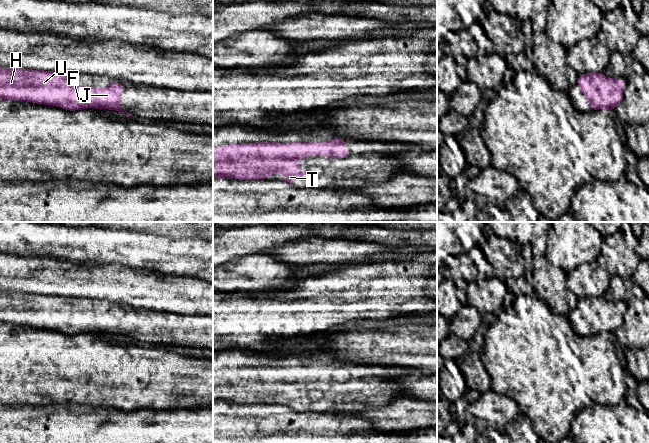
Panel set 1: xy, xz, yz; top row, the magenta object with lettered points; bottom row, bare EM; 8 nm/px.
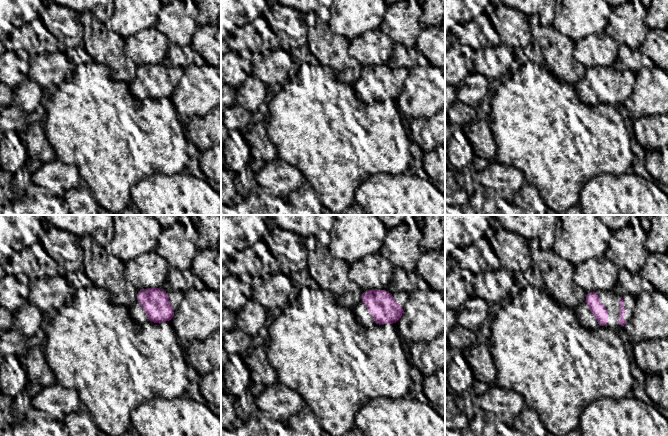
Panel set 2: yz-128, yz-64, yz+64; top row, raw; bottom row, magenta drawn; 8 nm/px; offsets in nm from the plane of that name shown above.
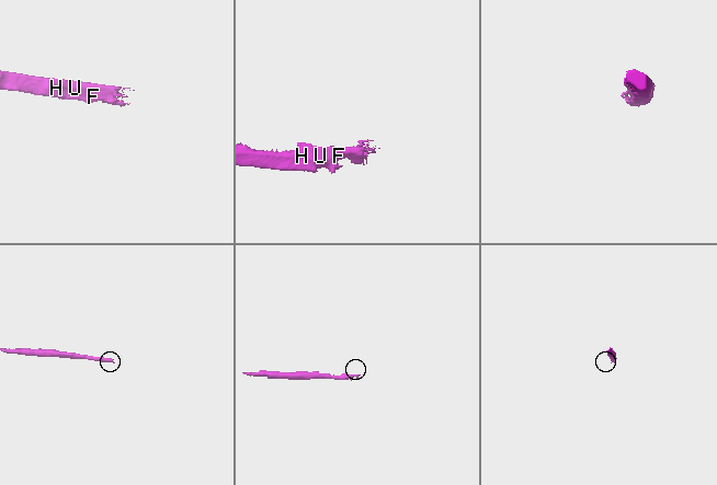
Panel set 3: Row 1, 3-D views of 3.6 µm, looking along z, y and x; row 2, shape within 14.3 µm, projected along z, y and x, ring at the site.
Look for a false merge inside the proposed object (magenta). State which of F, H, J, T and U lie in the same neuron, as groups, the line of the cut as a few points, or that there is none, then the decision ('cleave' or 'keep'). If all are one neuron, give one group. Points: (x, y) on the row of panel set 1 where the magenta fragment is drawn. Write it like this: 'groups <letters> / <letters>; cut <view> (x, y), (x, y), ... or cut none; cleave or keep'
groups F J / H T U; cut yz (582, 74), (597, 93), (601, 107); cleave

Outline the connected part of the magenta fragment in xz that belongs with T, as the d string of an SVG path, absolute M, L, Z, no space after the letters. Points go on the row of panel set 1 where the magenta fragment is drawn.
M256 142L213 147L213 177L260 180L275 172L284 172L283 179L291 185L295 184L296 178L309 174L299 171L299 156L291 153L287 143Z

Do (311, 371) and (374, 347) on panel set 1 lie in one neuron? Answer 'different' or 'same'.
different

